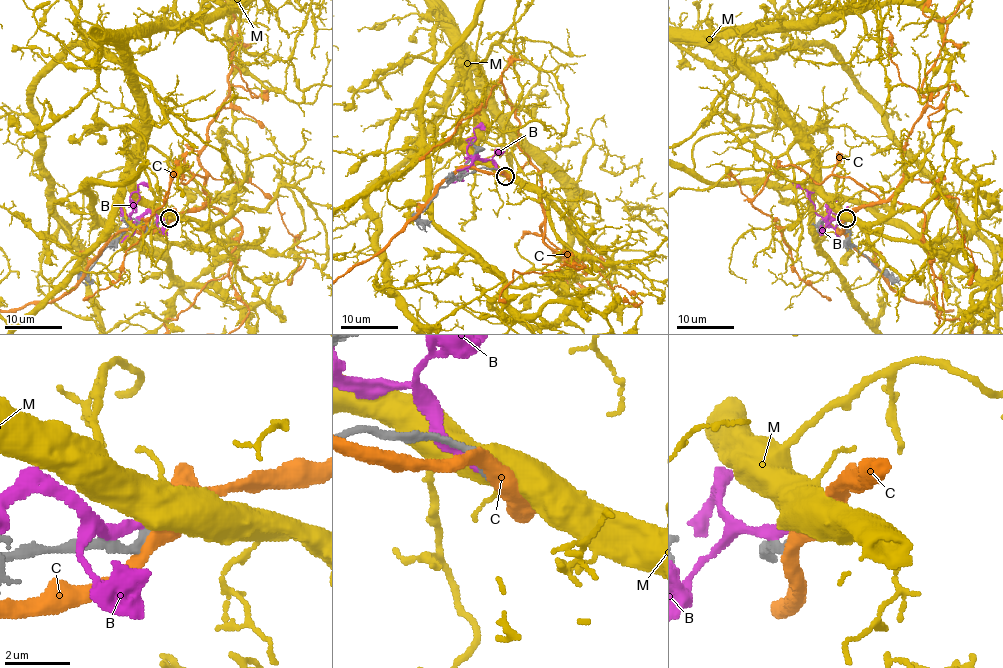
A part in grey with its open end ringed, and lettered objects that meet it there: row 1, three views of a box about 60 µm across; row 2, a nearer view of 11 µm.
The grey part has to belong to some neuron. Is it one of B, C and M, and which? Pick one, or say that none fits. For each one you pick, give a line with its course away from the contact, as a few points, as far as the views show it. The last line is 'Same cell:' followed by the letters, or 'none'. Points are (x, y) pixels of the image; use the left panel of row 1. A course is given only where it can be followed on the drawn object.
Same cell: none

